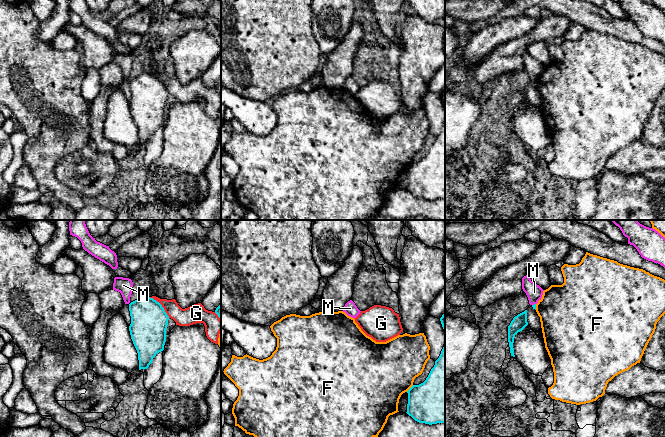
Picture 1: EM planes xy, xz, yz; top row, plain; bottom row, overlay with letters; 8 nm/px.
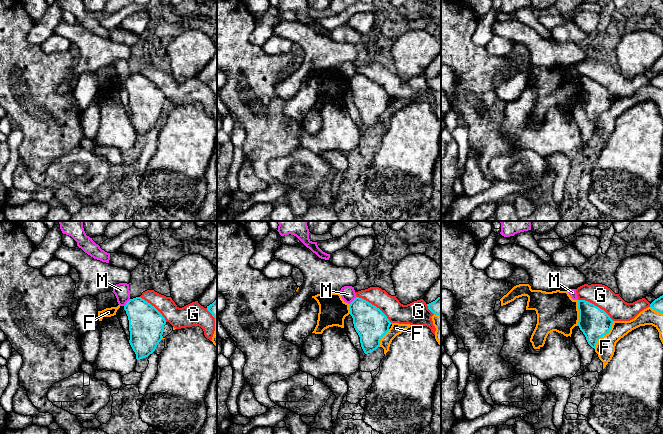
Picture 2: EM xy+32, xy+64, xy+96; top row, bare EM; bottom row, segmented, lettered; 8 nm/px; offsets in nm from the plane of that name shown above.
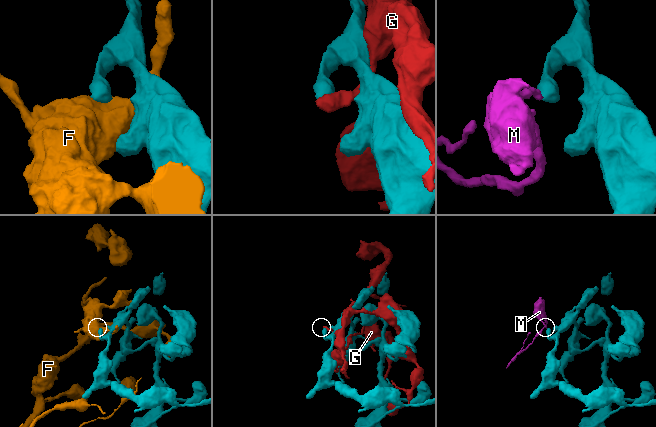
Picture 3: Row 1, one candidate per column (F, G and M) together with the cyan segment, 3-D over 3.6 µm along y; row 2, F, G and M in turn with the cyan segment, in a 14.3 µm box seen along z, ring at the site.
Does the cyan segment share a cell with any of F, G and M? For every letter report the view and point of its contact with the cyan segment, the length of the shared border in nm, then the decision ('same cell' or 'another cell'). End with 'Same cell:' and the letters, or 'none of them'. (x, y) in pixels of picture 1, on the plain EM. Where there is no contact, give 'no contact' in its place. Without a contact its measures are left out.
F: xz (410, 164) | 80 nm | another cell
G: xy (161, 81) | 240 nm | another cell
M: yz (534, 80) | 40 nm | another cell
Same cell: none of them

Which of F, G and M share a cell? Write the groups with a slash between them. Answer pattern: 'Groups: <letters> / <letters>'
Groups: F / G / M

